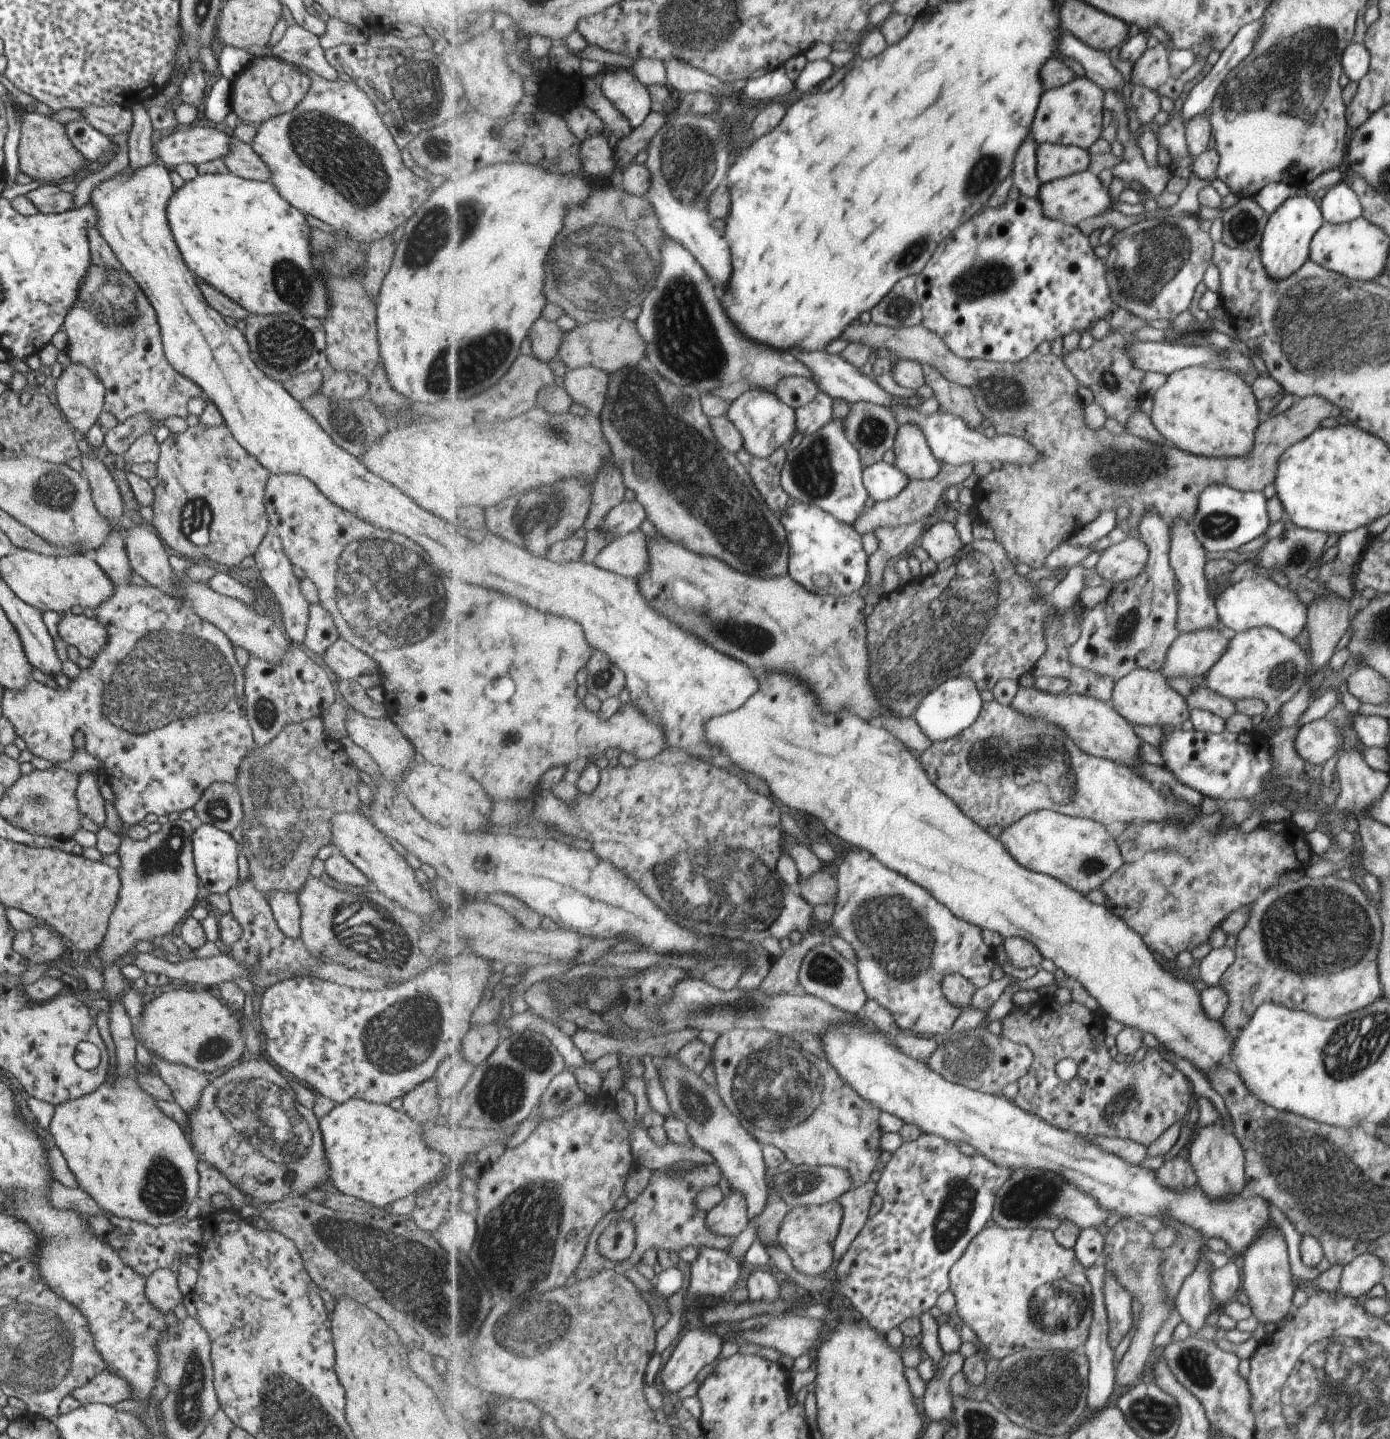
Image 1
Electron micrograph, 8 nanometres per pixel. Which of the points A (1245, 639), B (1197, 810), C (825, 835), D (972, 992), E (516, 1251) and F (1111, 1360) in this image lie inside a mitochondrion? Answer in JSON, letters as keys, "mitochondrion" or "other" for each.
{"A":"other","B":"other","C":"other","D":"other","E":"mitochondrion","F":"other"}

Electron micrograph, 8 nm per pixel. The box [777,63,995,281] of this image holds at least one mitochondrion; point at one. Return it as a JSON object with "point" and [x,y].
{"point":[917,247]}

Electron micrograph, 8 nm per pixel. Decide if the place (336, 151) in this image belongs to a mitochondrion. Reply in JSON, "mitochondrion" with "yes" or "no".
{"mitochondrion":"yes"}

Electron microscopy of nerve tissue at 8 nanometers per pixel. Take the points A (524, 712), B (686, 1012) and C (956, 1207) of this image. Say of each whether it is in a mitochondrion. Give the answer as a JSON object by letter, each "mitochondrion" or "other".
{"A":"other","B":"mitochondrion","C":"mitochondrion"}

